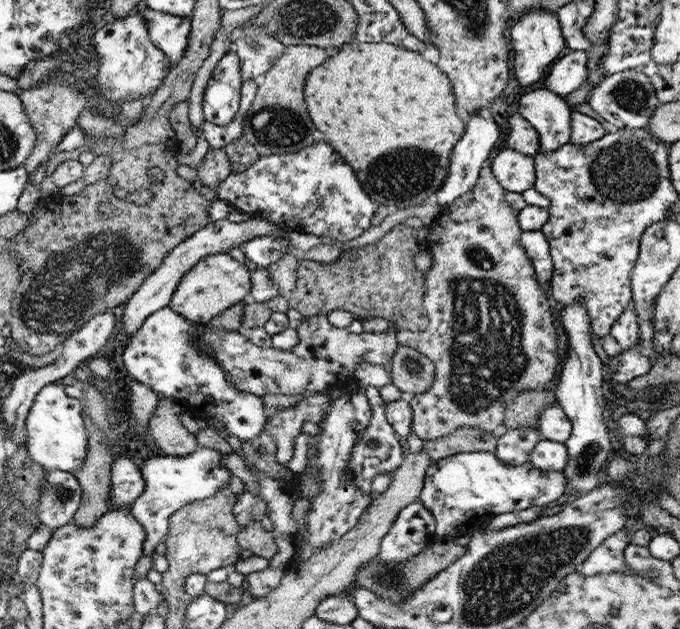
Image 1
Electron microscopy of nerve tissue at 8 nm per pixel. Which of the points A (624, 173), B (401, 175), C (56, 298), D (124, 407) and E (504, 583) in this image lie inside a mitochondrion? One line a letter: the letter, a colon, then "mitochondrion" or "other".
A: mitochondrion
B: mitochondrion
C: mitochondrion
D: other
E: mitochondrion

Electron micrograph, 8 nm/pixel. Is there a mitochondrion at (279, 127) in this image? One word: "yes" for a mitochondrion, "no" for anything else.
yes

